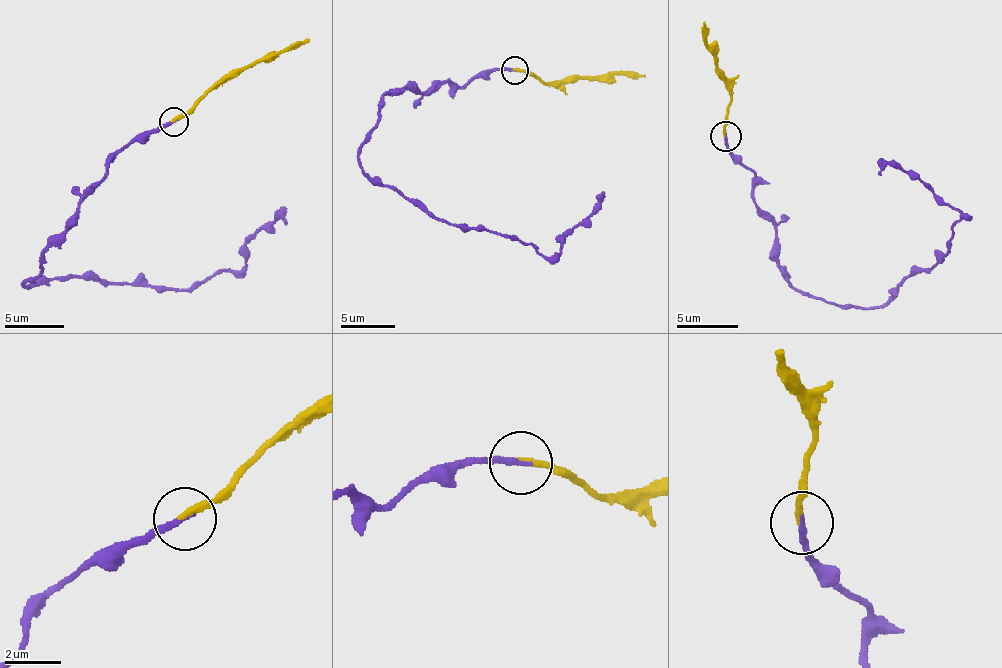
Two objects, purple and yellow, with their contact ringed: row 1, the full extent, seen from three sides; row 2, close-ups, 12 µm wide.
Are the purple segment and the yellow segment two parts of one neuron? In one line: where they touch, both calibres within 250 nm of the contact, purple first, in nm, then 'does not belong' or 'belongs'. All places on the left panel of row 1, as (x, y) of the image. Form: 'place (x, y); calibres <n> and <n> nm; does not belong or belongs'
place (174, 121); calibres 240 and 240 nm; does not belong

